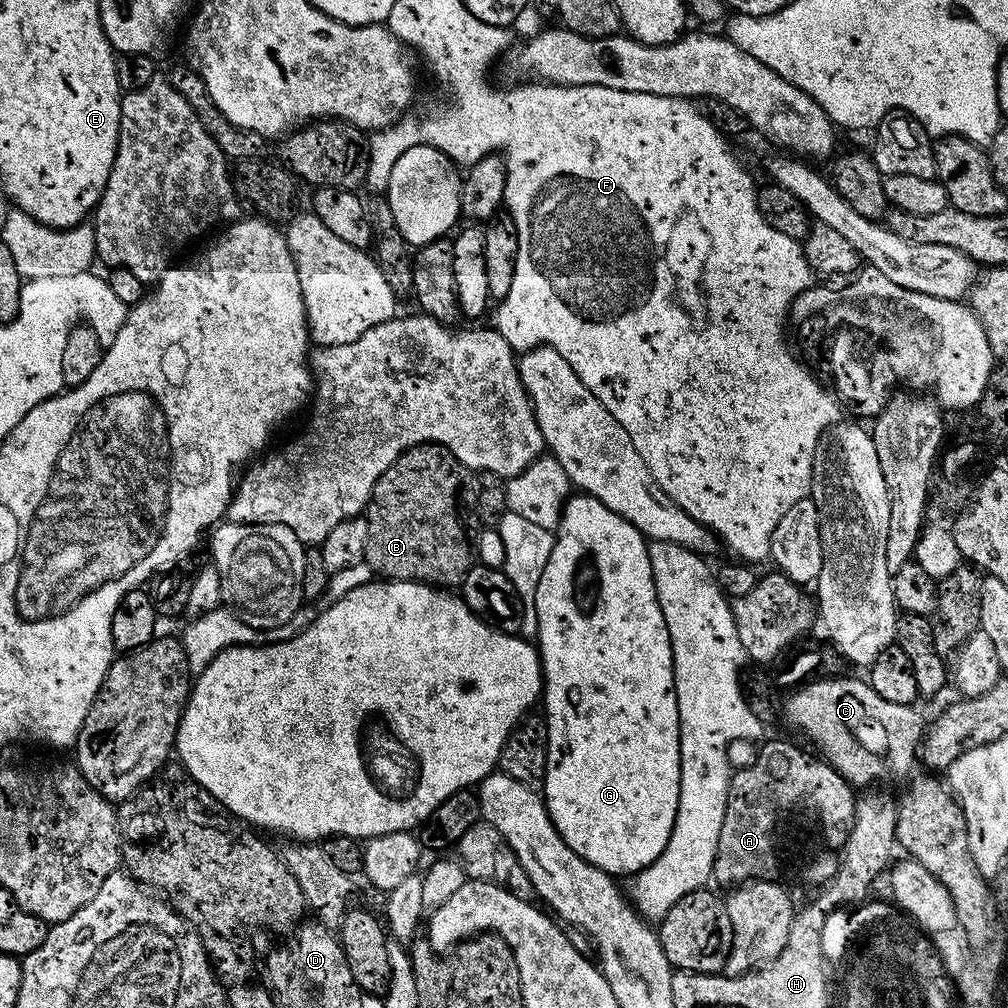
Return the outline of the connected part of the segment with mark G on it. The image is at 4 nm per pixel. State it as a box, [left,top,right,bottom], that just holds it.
[534,494,680,878]

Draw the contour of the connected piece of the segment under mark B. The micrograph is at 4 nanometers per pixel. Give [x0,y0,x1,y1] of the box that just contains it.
[364,444,474,590]

